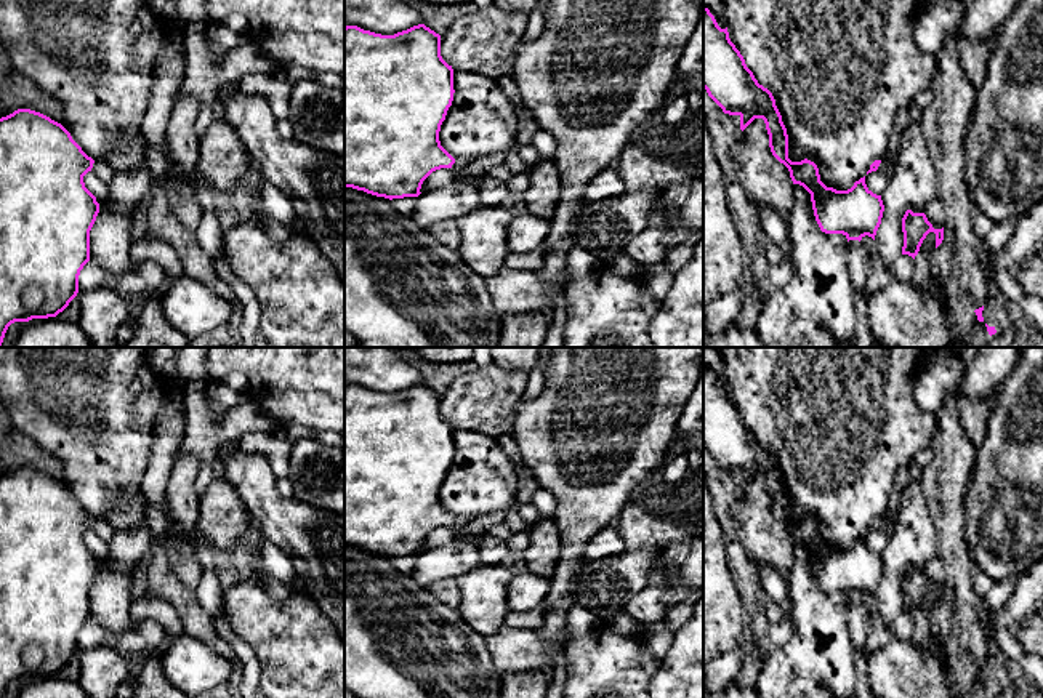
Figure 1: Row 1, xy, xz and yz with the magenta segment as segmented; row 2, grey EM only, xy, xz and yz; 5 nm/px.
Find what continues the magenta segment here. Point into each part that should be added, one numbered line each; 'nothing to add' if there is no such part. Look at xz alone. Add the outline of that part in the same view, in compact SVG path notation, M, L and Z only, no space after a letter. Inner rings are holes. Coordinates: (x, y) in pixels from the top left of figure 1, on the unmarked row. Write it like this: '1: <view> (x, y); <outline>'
1: xz (460, 524); M458 517L455 519L455 522L452 524L452 528L455 530L457 536L461 536L465 540L469 540L471 543L474 543L476 546L479 546L481 543L481 535L469 535L466 532L469 520Z

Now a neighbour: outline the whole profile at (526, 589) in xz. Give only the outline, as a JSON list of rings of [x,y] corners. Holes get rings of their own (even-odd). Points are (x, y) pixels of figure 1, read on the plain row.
[[[532,572],[513,575],[508,584],[508,605],[513,612],[527,612],[546,600],[550,580]]]

